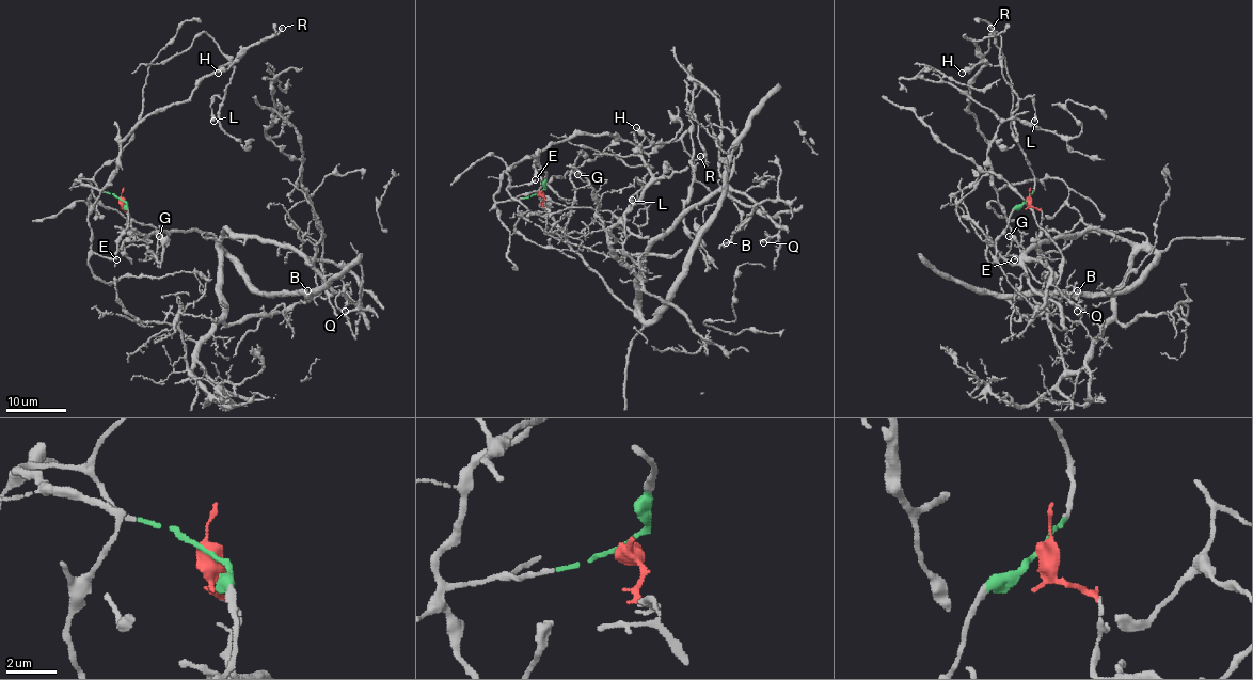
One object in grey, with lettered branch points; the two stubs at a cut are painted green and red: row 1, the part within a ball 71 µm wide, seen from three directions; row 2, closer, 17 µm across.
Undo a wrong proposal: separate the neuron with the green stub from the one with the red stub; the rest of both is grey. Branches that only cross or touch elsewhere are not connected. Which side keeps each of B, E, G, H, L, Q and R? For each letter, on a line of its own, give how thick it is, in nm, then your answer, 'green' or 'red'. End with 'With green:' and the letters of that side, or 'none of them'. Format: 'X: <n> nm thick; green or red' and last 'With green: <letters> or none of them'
B: 140 nm thick; red
E: 200 nm thick; green
G: 160 nm thick; red
H: 280 nm thick; green
L: 320 nm thick; green
Q: 150 nm thick; red
R: 200 nm thick; green
With green: E, H, L, R

